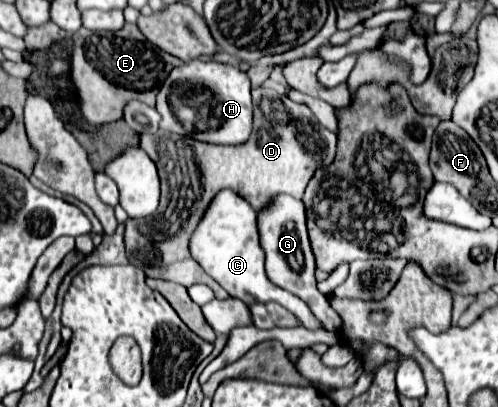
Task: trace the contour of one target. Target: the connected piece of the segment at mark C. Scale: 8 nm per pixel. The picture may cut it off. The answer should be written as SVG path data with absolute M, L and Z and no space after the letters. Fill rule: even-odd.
M222 190L216 196L216 202L208 208L208 214L204 216L204 222L200 222L196 234L192 236L192 256L200 266L232 296L242 300L244 304L252 302L278 302L288 312L292 312L298 322L308 330L320 330L322 324L316 320L312 310L302 302L298 296L294 296L288 290L282 290L268 282L264 274L264 250L260 246L260 234L258 234L258 216L244 202L240 196L232 194L232 190Z

